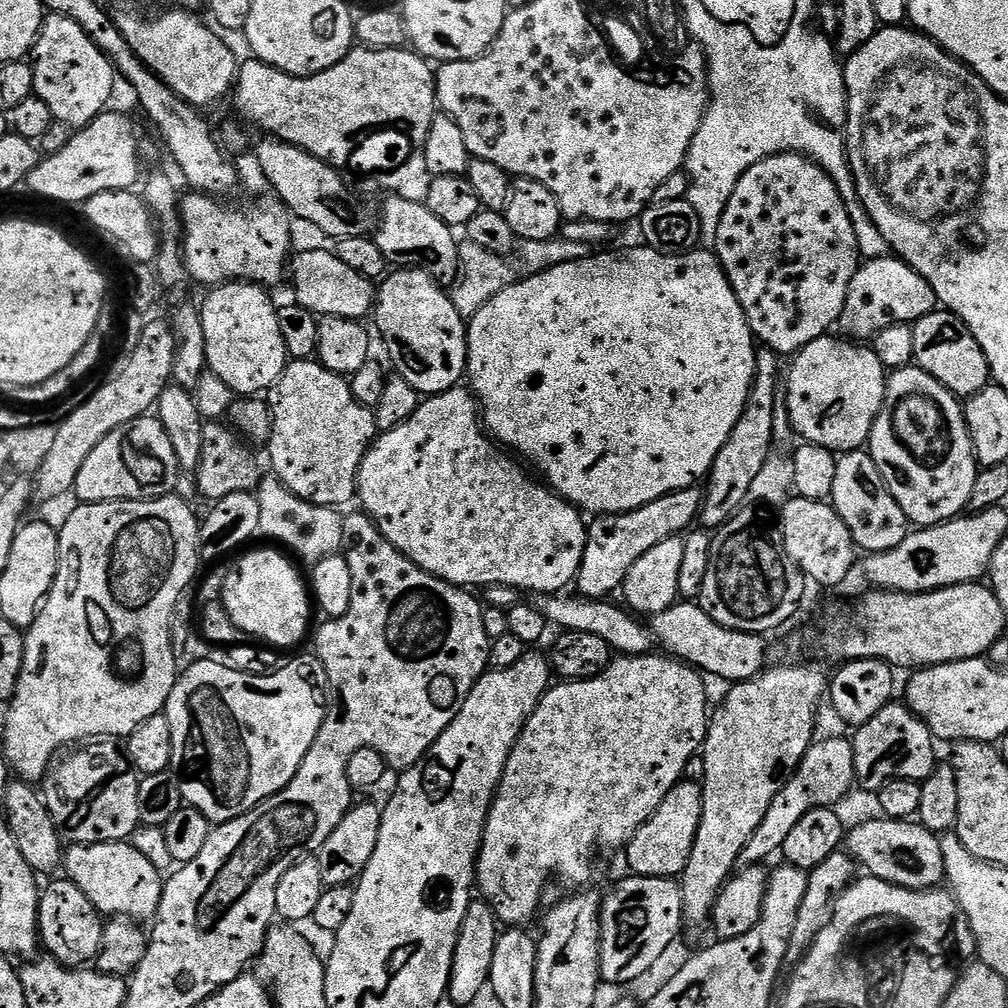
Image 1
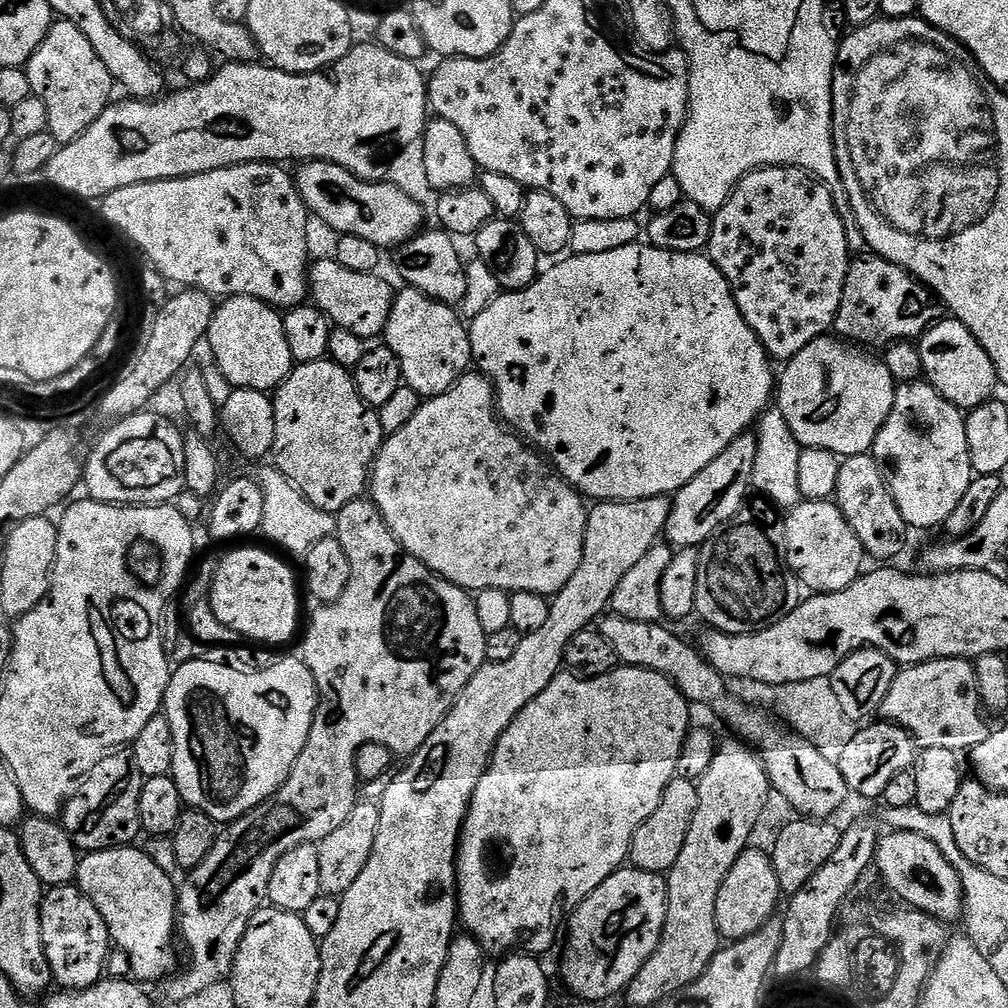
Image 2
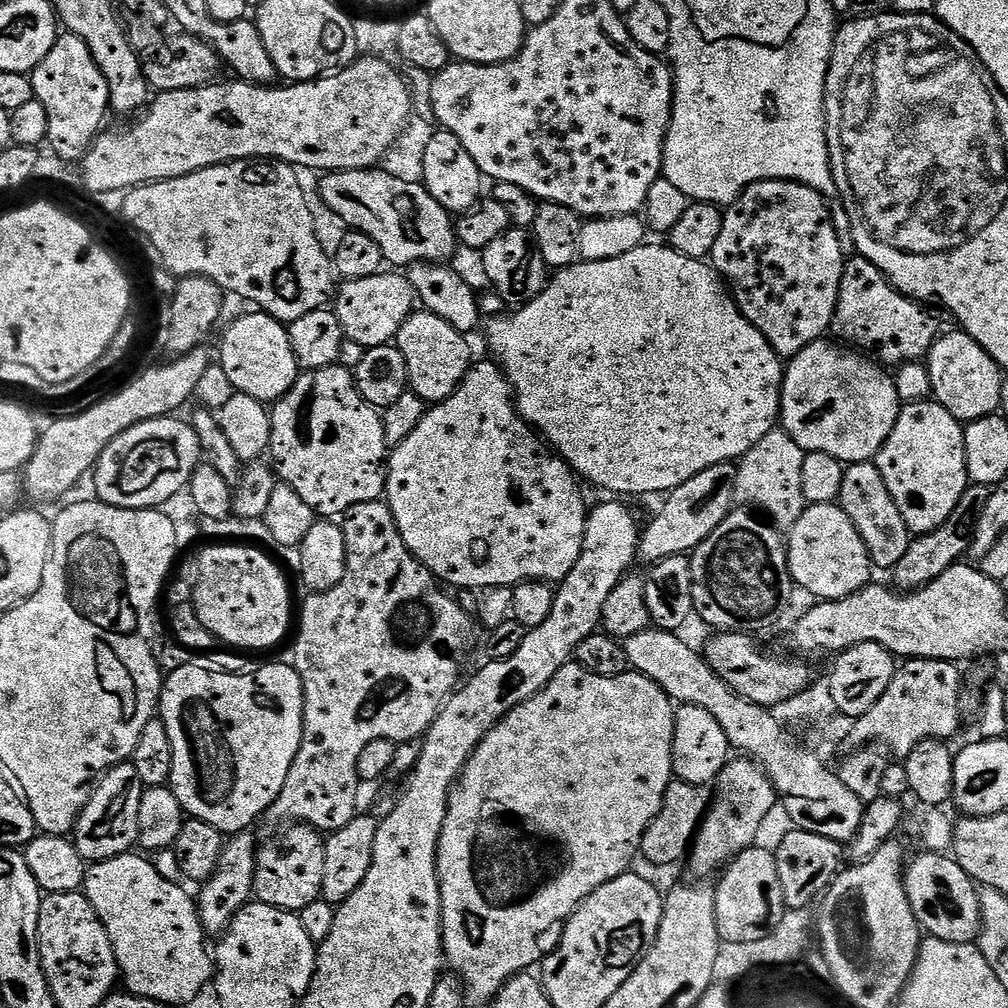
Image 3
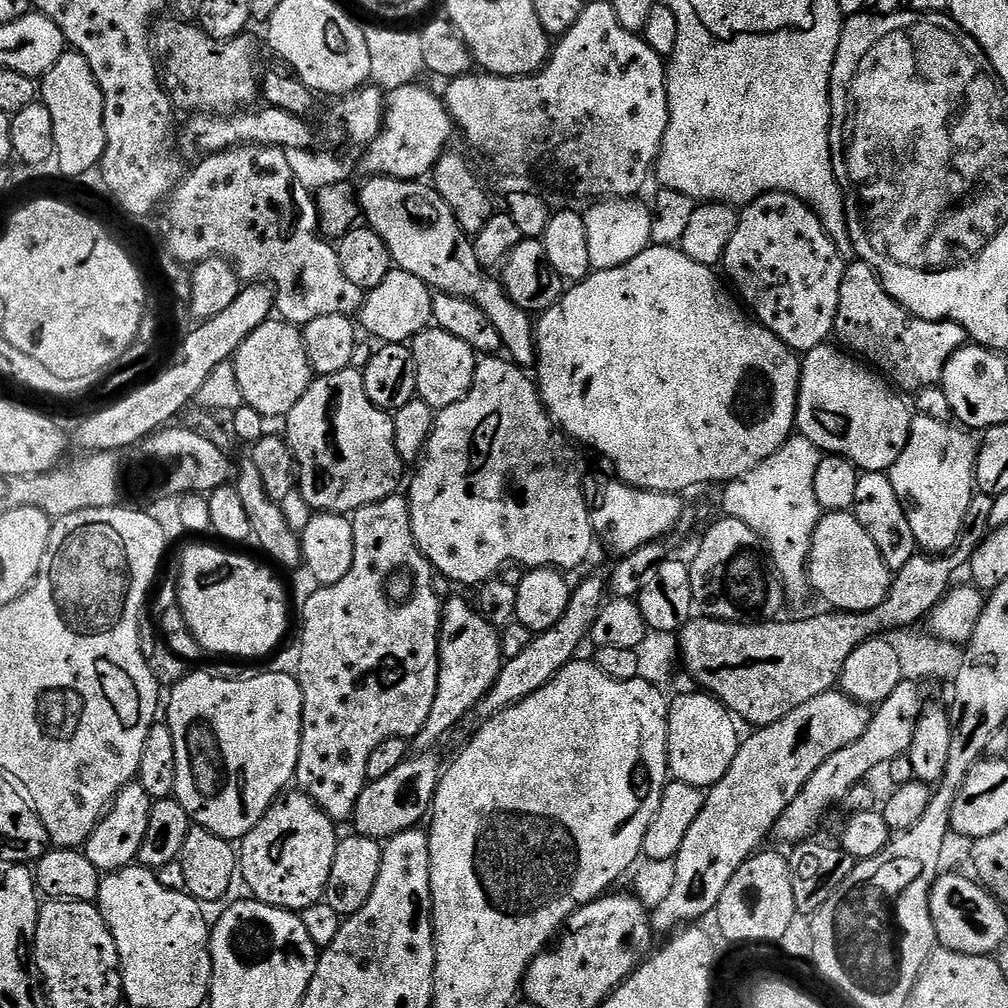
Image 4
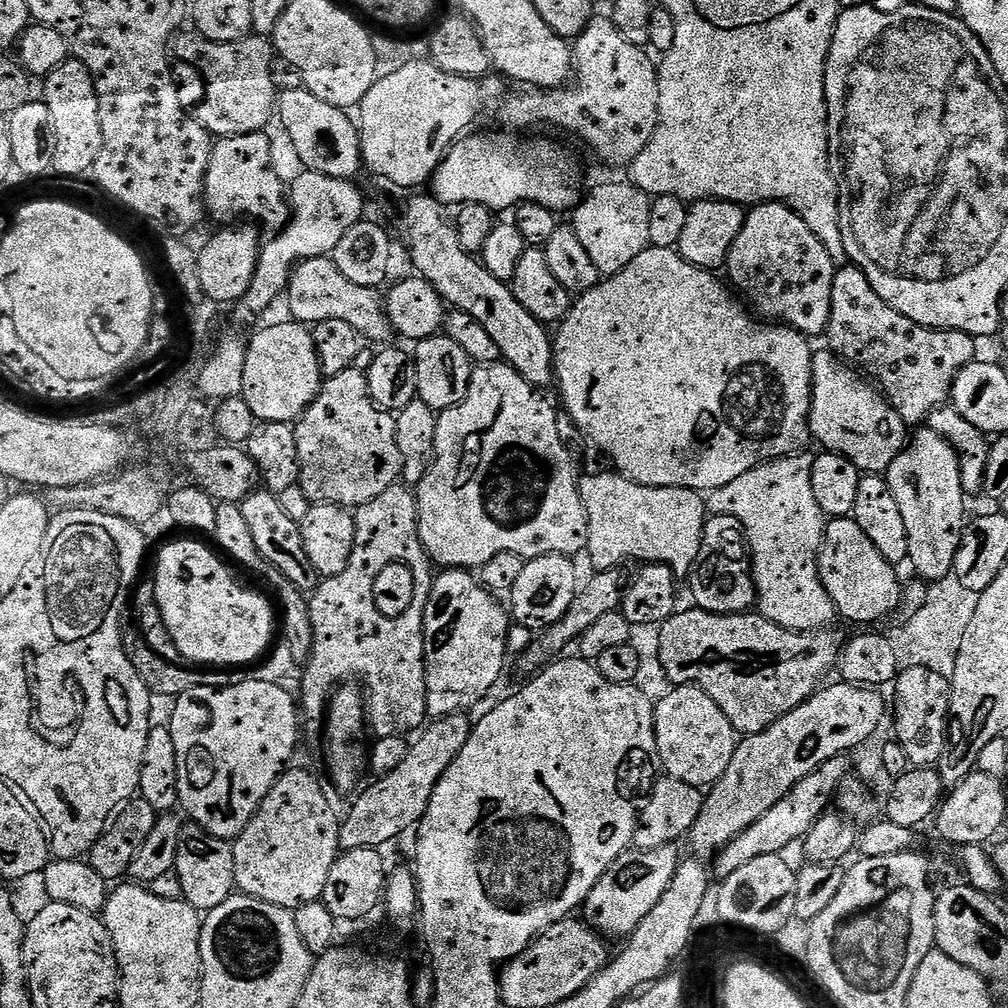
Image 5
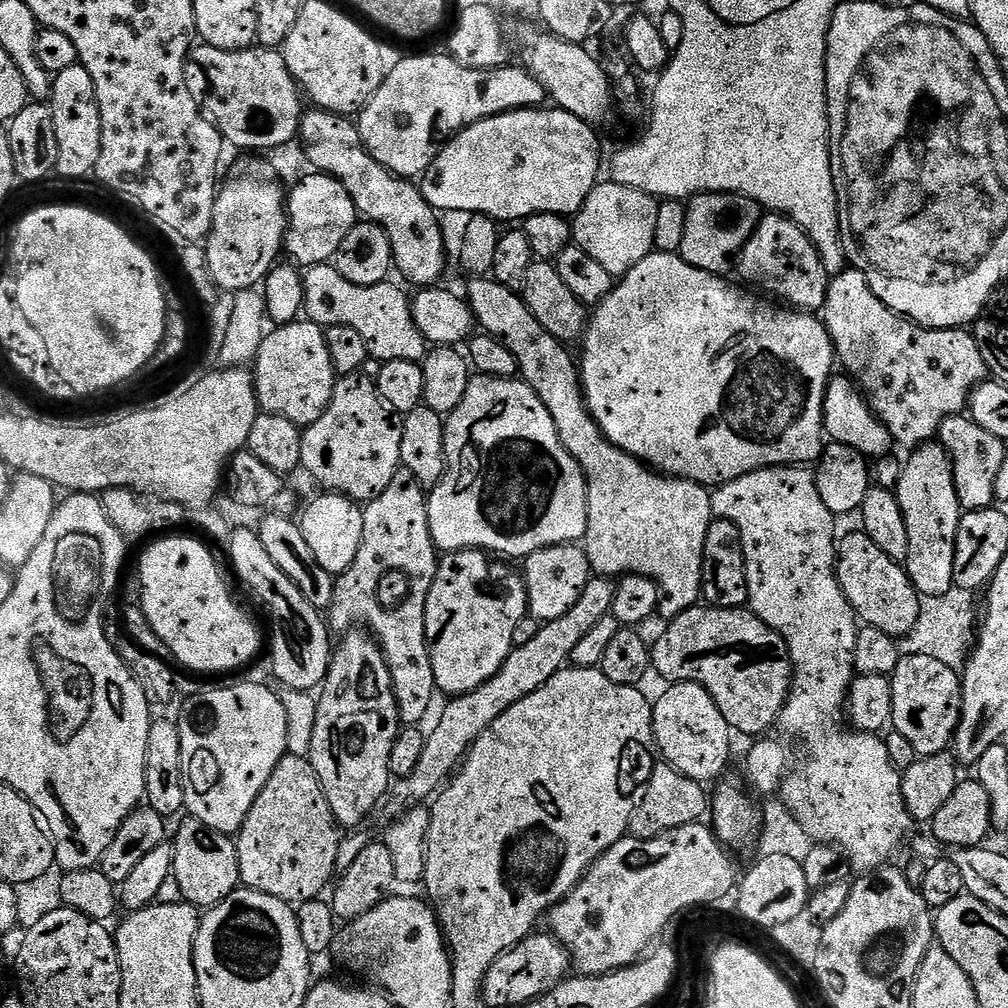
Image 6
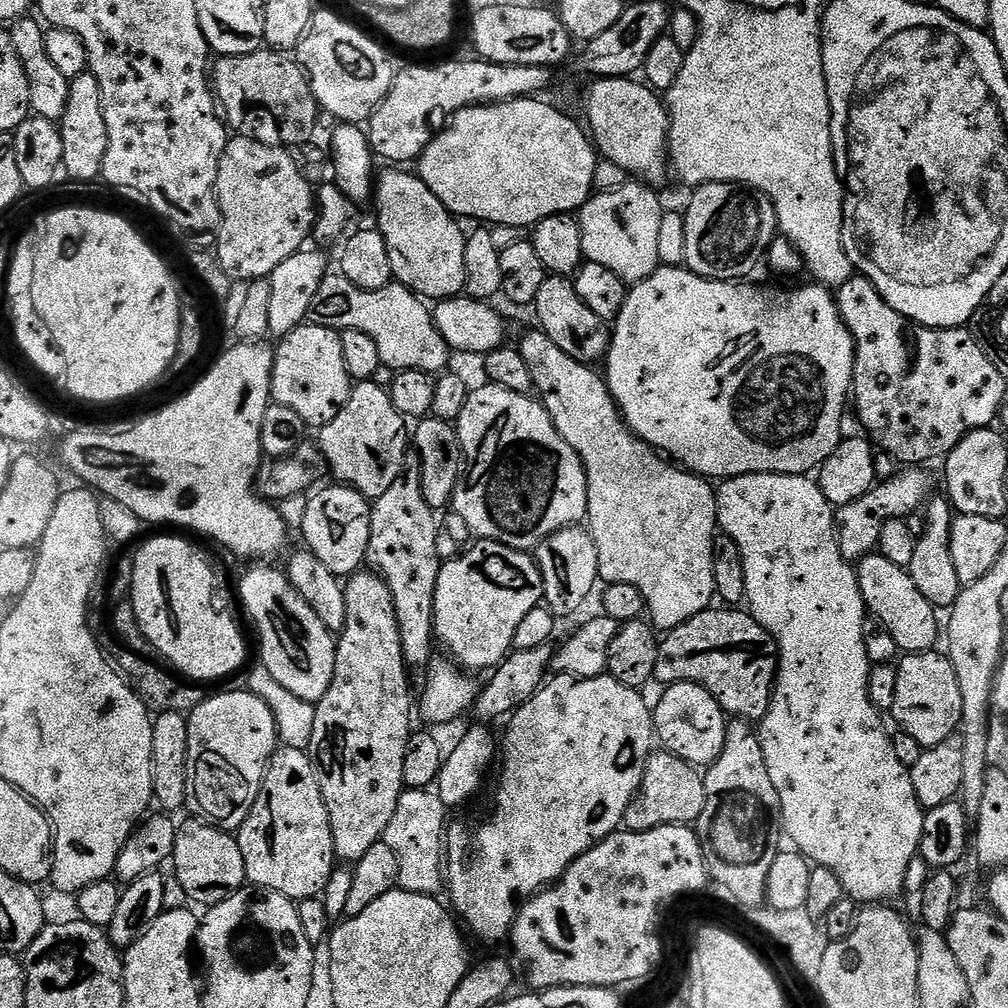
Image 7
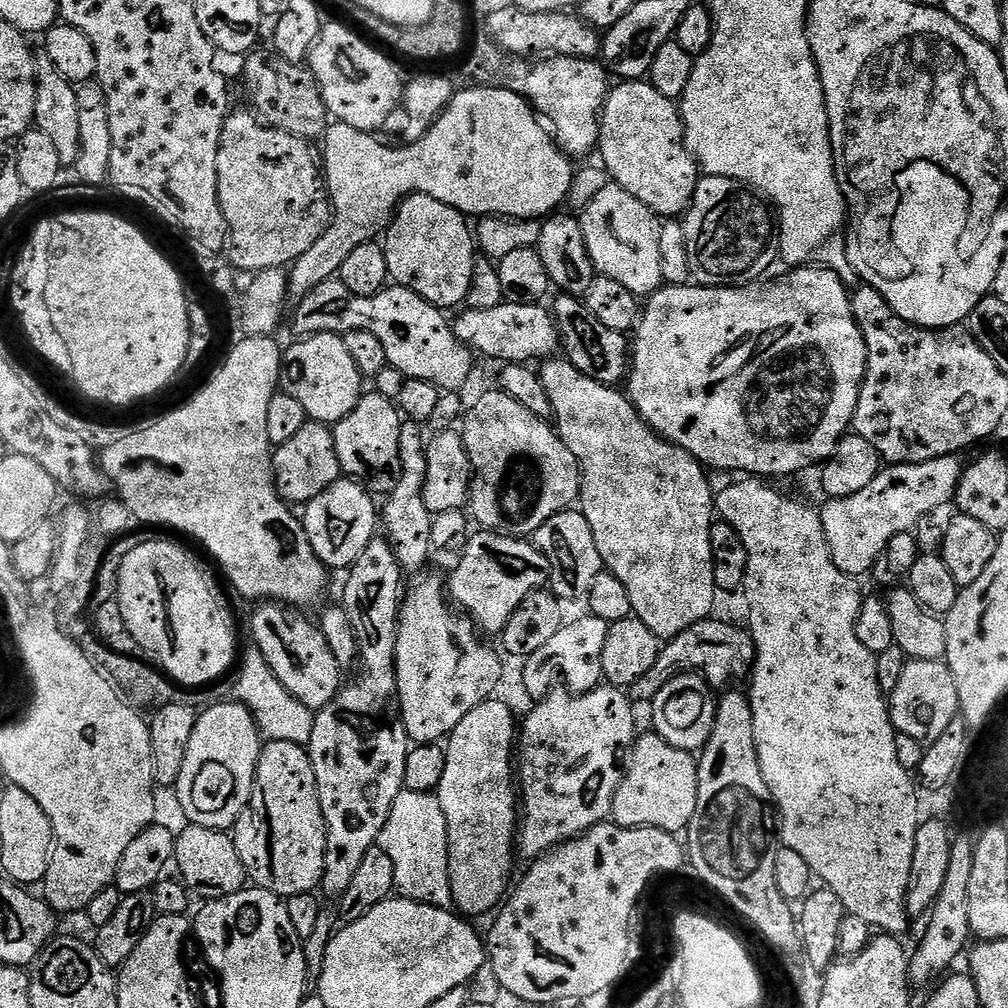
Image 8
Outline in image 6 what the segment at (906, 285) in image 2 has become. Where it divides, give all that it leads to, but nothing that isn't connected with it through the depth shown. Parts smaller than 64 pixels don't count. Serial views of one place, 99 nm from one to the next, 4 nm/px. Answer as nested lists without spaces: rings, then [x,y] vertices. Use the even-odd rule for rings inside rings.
[[[849,267],[829,279],[822,319],[836,348],[839,367],[845,368],[841,369],[864,393],[872,413],[884,423],[897,445],[919,446],[935,441],[942,422],[961,415],[969,407],[976,386],[983,384],[989,375],[971,331],[964,328],[923,328],[921,324],[899,316],[880,301],[874,290],[870,290],[870,282],[857,268]]]

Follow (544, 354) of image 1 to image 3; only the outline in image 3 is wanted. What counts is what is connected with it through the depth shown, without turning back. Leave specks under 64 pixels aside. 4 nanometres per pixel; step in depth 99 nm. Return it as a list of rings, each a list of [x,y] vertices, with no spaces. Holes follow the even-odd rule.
[[[645,242],[618,258],[584,260],[559,269],[549,279],[548,287],[529,304],[517,307],[513,316],[500,316],[488,328],[488,344],[504,369],[508,383],[514,389],[514,399],[521,416],[576,473],[596,488],[617,492],[617,497],[648,496],[651,492],[670,494],[682,482],[690,482],[702,470],[715,464],[739,461],[766,434],[777,427],[780,420],[780,399],[784,389],[785,361],[766,342],[766,338],[741,316],[740,308],[725,281],[711,263],[695,260],[677,252],[671,246]]]

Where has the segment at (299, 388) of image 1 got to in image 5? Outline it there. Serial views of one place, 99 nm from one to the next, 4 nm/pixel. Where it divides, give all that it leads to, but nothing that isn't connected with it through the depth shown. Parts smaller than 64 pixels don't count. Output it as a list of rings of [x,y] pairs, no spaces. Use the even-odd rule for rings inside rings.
[[[353,366],[342,370],[342,374],[337,376],[329,376],[320,385],[320,392],[314,398],[314,402],[308,407],[299,420],[295,421],[294,427],[296,437],[298,438],[298,462],[300,463],[300,482],[299,485],[305,491],[306,498],[312,504],[336,504],[339,508],[355,510],[360,508],[366,502],[374,502],[374,498],[378,498],[378,494],[390,490],[401,479],[402,458],[398,454],[398,442],[396,441],[396,421],[393,413],[383,411],[377,408],[372,401],[372,395],[368,393],[368,378],[363,371],[359,372],[359,367]]]

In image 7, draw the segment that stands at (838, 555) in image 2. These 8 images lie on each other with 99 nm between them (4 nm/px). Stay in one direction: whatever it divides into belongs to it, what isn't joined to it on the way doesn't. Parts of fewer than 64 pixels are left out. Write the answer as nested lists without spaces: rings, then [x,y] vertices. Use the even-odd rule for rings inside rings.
[[[873,554],[865,556],[855,565],[856,577],[862,590],[865,609],[877,620],[879,627],[894,638],[901,653],[930,652],[937,647],[936,639],[941,639],[942,624],[936,621],[938,610],[914,586],[914,578],[908,569],[890,562],[890,558]]]

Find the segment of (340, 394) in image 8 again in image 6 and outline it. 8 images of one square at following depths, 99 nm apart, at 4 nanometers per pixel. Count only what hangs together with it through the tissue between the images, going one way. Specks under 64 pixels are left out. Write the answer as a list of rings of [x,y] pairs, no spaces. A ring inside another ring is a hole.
[[[304,318],[299,322],[273,327],[265,335],[254,361],[256,403],[260,412],[290,418],[290,422],[301,426],[322,418],[326,406],[330,406],[338,379],[330,362],[330,350],[326,350],[324,333],[321,325]]]

